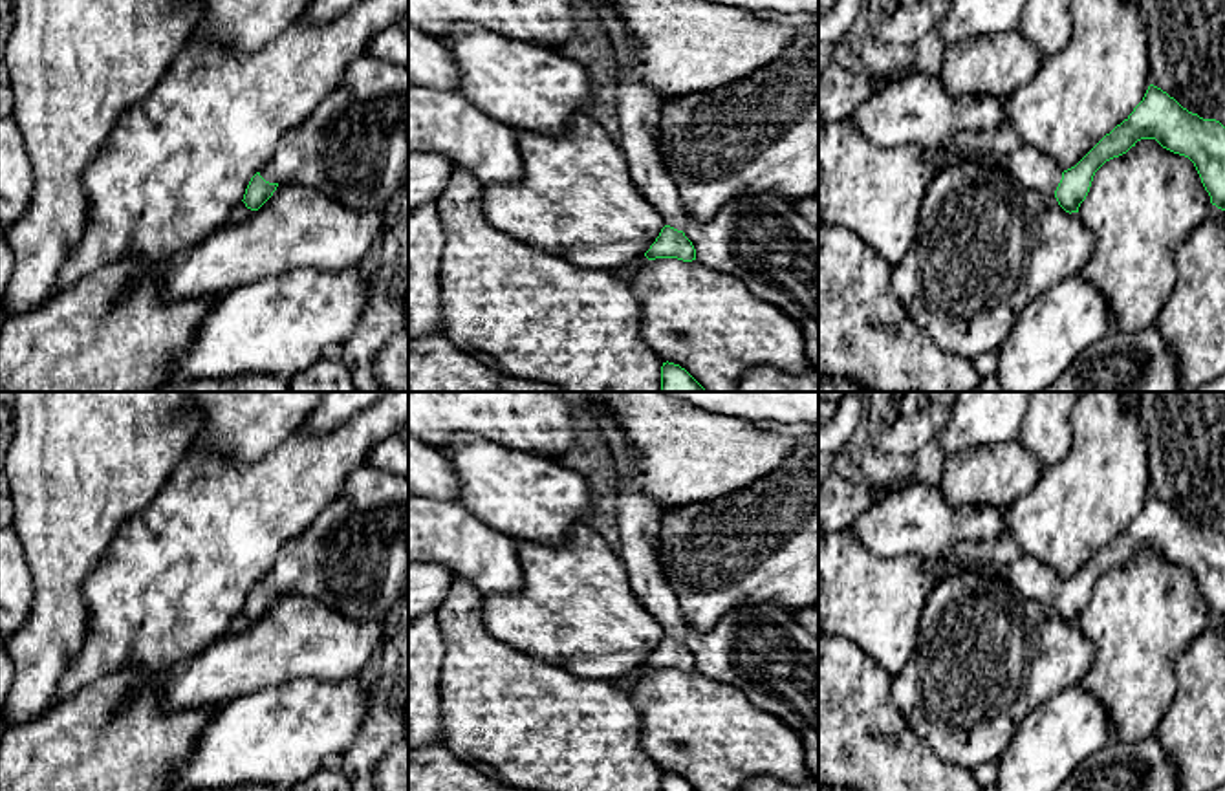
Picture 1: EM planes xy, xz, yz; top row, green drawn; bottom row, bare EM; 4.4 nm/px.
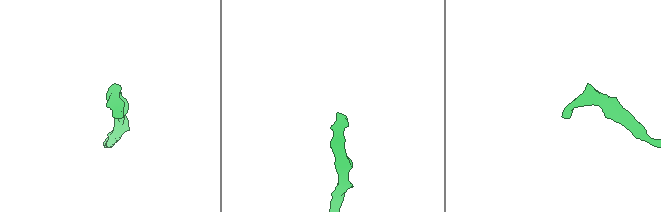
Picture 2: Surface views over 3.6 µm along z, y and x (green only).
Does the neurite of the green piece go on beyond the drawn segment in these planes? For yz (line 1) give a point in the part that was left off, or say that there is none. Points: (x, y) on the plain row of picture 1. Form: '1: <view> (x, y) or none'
1: yz (1029, 577)

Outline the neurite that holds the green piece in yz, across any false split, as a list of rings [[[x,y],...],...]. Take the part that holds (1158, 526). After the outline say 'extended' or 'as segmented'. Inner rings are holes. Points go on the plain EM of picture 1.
[[[1150,494],[1133,522],[1106,544],[1075,577],[1062,580],[1049,566],[1033,557],[1018,557],[1003,566],[987,562],[963,564],[947,555],[925,558],[934,582],[965,568],[1003,577],[1020,595],[1055,606],[1066,623],[1079,623],[1095,582],[1110,569],[1126,564],[1141,549],[1155,549],[1163,558],[1188,568],[1210,606],[1210,613],[1225,621],[1225,536],[1183,518],[1174,507]]]; extended

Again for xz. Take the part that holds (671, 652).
[[[582,399],[577,406],[582,423],[604,439],[613,456],[619,557],[626,566],[630,586],[645,610],[665,630],[665,637],[645,666],[692,672],[696,659],[683,643],[687,623],[679,601],[663,575],[657,553],[657,536],[667,507],[634,483],[637,454],[615,417],[599,401]]]; extended

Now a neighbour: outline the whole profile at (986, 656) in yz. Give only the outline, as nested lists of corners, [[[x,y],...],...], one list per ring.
[[[965,568],[934,582],[919,617],[916,648],[901,672],[892,677],[890,694],[912,732],[939,758],[976,769],[998,760],[1024,718],[1046,699],[1080,683],[1093,663],[1091,641],[1066,623],[1055,606],[1020,595],[1003,577]]]

